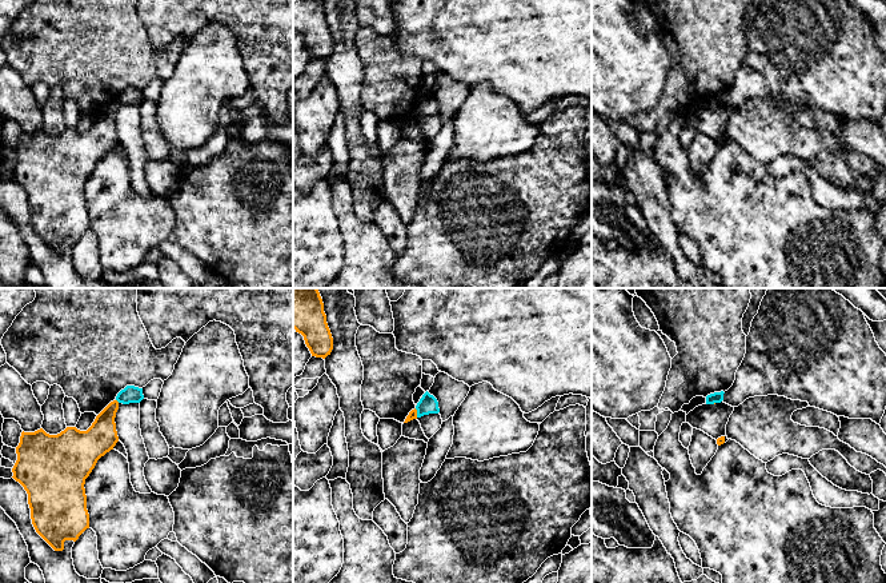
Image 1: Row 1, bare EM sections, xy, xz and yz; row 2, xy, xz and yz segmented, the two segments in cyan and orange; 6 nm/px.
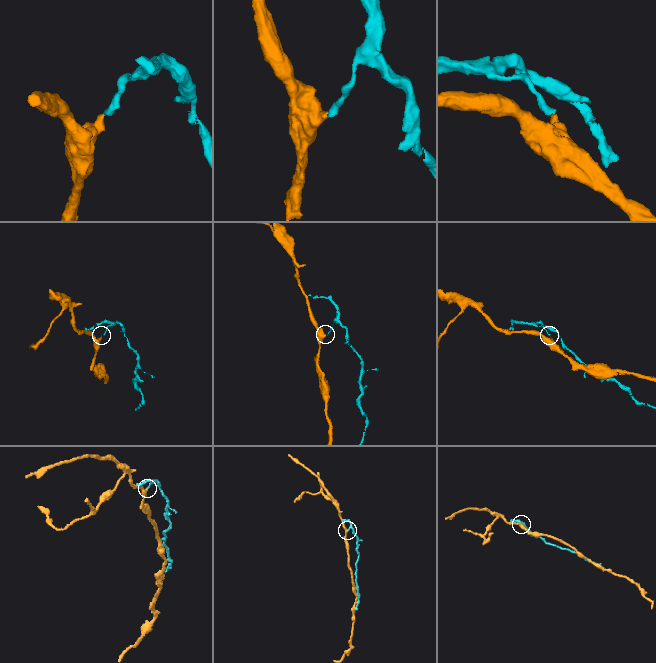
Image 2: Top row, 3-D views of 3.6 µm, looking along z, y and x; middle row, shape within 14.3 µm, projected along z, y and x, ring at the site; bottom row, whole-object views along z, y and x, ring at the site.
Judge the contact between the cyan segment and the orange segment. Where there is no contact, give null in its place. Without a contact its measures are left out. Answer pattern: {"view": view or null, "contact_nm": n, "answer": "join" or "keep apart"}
{"view": "xy", "contact_nm": 30, "answer": "keep apart"}

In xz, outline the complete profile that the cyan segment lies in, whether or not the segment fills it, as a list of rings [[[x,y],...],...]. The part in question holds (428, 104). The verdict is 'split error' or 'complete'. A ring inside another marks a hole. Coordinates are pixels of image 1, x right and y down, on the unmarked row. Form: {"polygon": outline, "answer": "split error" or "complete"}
{"polygon": [[[428,92],[422,96],[420,103],[417,104],[416,111],[417,111],[417,119],[440,113],[437,100],[433,96],[430,96]]], "answer": "complete"}

